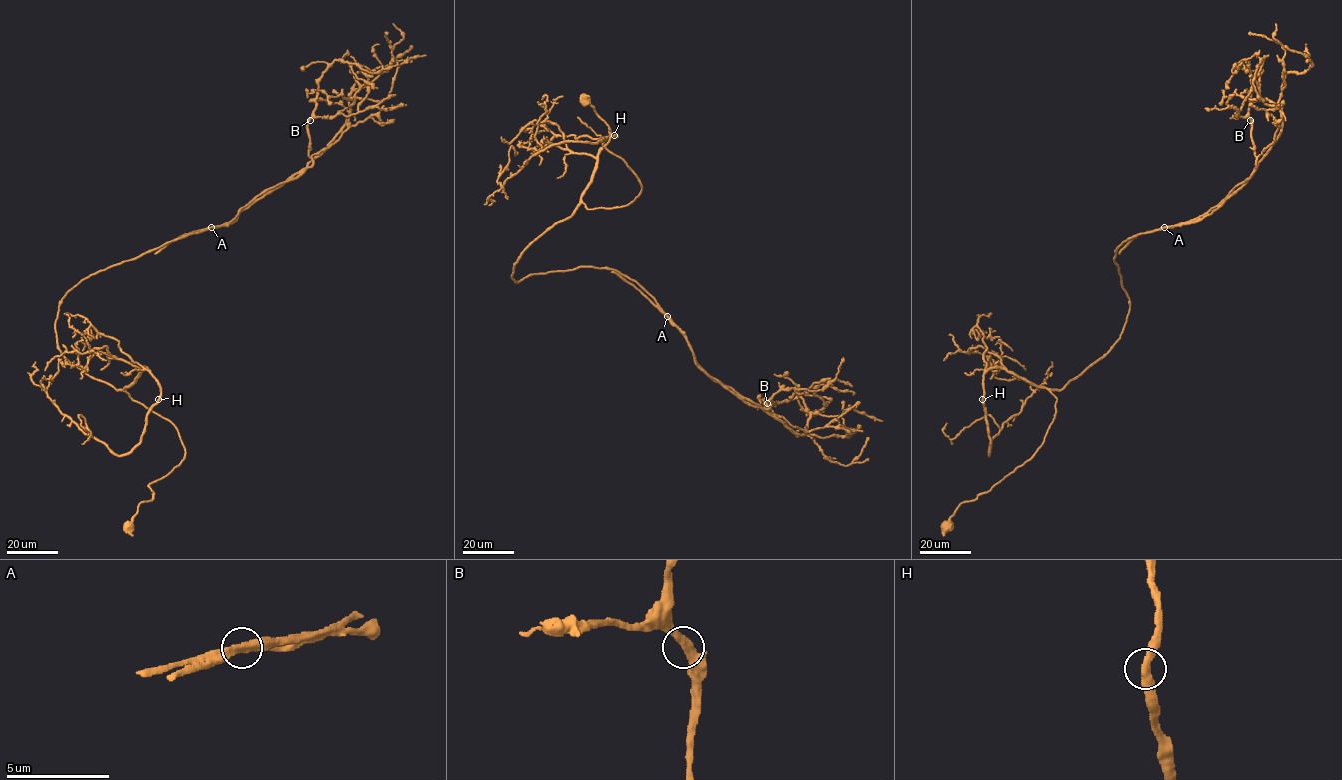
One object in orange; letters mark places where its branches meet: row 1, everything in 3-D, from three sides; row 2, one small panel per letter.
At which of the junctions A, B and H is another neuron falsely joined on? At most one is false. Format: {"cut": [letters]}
{"cut": ["A"]}

